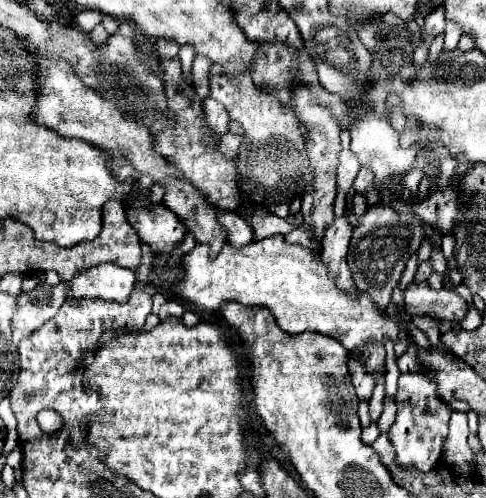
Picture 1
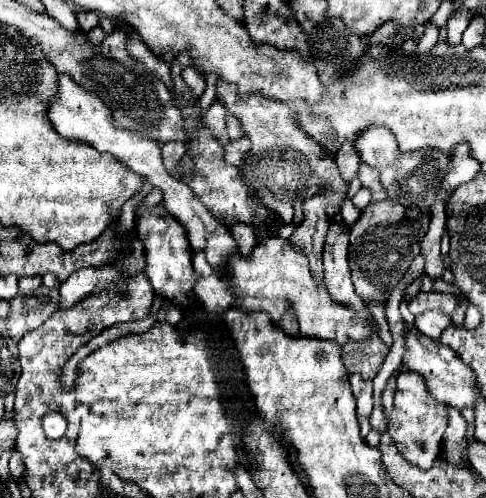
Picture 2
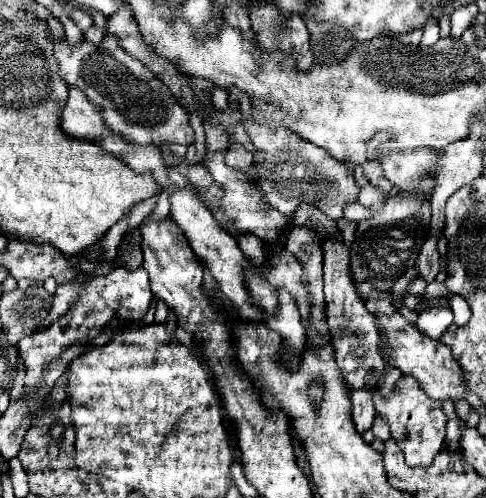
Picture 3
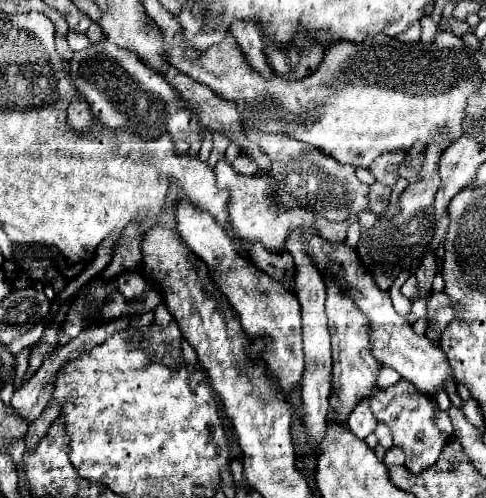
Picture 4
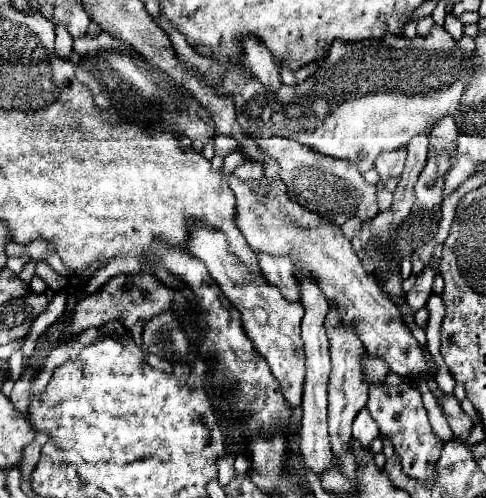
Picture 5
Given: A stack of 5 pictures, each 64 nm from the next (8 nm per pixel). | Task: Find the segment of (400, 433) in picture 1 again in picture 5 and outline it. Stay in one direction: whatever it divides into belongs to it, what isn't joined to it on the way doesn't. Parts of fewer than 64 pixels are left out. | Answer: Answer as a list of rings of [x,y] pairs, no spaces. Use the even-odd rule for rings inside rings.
[[[408,382],[390,386],[390,388],[384,384],[372,384],[366,408],[370,410],[372,418],[378,422],[380,432],[390,436],[394,450],[402,460],[404,472],[418,480],[430,480],[434,476],[434,466],[436,466],[436,460],[440,458],[444,442],[430,428],[428,412],[422,404],[420,390]]]

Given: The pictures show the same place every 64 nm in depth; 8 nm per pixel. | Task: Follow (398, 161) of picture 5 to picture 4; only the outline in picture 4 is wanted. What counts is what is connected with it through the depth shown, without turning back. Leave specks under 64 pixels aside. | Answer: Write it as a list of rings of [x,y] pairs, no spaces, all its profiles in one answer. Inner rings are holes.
[[[390,152],[390,154],[382,154],[378,156],[372,164],[370,164],[370,174],[376,178],[376,182],[384,184],[384,186],[394,186],[396,184],[396,174],[394,174],[394,166],[398,166],[398,162],[402,162],[404,158],[404,152],[396,154],[396,152]]]

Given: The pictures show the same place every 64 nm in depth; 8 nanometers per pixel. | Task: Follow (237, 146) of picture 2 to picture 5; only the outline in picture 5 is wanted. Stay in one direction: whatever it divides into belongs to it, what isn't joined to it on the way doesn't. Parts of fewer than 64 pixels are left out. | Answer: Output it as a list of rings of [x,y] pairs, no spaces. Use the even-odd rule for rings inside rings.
[[[246,160],[244,164],[240,164],[234,170],[234,176],[242,178],[242,180],[250,180],[250,182],[260,182],[260,180],[264,180],[264,170],[262,170],[262,164]]]

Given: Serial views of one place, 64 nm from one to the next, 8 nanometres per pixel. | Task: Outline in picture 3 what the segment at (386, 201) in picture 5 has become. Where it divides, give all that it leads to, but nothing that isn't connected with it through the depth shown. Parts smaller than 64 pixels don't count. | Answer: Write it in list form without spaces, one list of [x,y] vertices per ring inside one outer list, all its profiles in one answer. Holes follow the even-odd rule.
[[[367,184],[361,188],[357,201],[364,207],[370,208],[372,207],[372,205],[381,204],[381,201],[383,201],[381,199],[382,196],[384,196],[384,202],[385,202],[388,196],[382,194],[382,192],[378,190],[376,187]]]

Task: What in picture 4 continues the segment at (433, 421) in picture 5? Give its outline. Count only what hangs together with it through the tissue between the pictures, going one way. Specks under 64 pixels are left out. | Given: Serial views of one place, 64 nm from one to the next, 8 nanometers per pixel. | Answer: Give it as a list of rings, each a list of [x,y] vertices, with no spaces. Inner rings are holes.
[[[440,409],[436,410],[436,426],[447,438],[453,436],[453,426],[447,412],[442,412]]]

